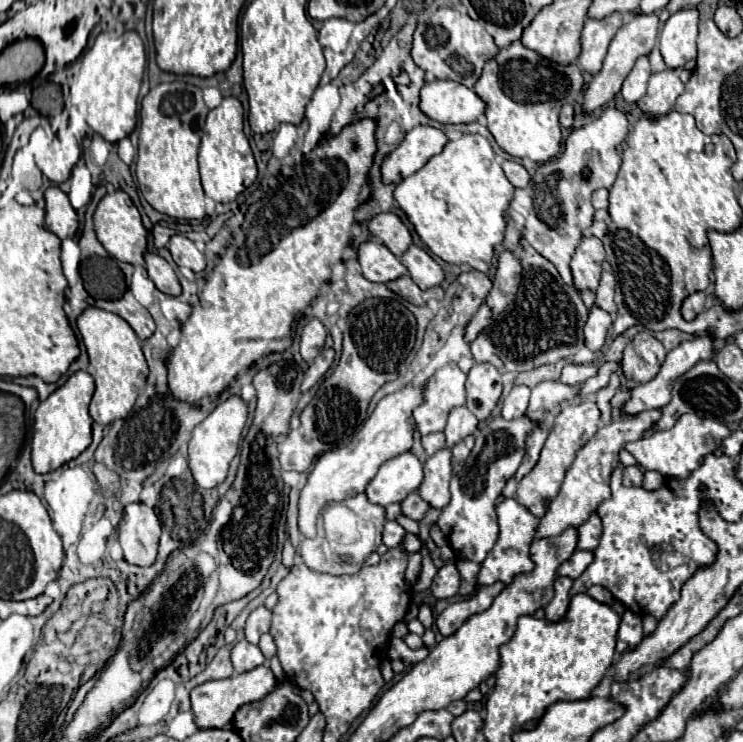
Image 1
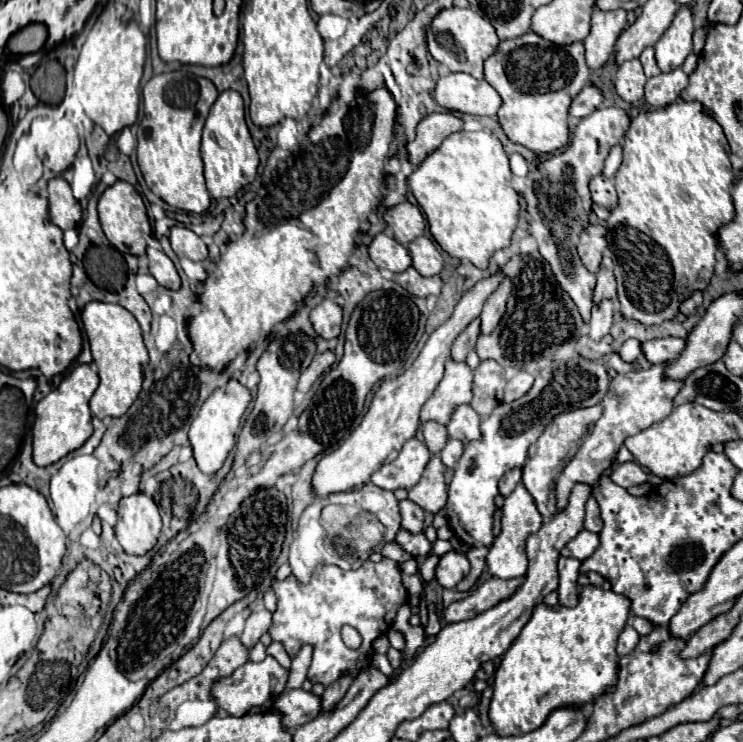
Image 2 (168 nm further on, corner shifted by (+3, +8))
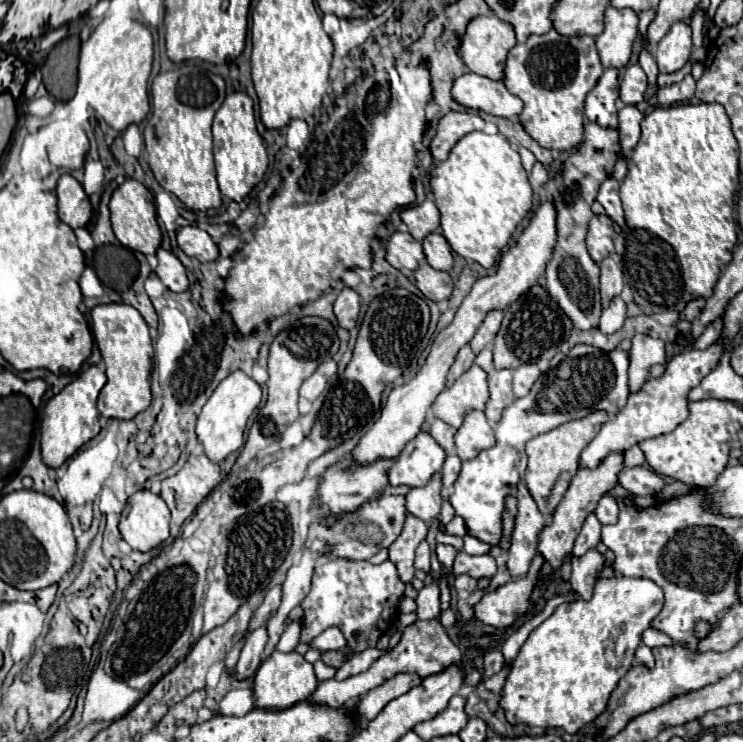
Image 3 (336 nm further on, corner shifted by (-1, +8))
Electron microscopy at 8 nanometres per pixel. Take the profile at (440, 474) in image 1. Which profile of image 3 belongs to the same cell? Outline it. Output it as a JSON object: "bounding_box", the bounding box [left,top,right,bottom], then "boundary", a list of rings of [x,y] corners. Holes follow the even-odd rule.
{"bounding_box":[406,474,442,522],"boundary":[[[436,474],[426,486],[422,488],[412,488],[406,494],[406,510],[428,522],[432,518],[438,518],[440,514],[440,504],[442,504],[442,496],[440,496],[440,488],[442,488],[442,480],[440,474]]]}

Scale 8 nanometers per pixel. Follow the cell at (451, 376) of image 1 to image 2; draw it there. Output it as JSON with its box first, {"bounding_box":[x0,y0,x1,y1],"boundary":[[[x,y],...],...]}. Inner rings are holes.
{"bounding_box":[420,360,472,424],"boundary":[[[448,360],[444,378],[440,380],[434,394],[426,400],[420,412],[420,422],[426,424],[434,420],[438,424],[448,424],[452,412],[460,404],[468,404],[472,400],[472,370],[466,362]]]}

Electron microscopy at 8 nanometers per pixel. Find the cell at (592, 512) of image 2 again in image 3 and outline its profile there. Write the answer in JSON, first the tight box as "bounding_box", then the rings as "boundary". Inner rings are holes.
{"bounding_box":[596,494,620,524],"boundary":[[[606,494],[600,498],[598,508],[596,508],[596,516],[598,516],[600,524],[614,524],[618,520],[618,512],[620,512],[620,506],[618,506],[616,496]]]}

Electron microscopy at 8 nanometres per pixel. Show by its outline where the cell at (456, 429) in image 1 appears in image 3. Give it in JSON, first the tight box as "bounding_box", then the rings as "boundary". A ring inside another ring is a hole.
{"bounding_box":[456,410,496,460],"boundary":[[[472,410],[456,432],[456,456],[460,460],[472,460],[478,452],[492,448],[492,444],[496,444],[494,430],[484,412]]]}

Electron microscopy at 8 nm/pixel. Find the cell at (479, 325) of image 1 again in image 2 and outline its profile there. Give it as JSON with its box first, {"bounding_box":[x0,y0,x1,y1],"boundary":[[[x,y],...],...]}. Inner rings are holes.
{"bounding_box":[452,318,480,360],"boundary":[[[480,318],[472,320],[472,324],[468,324],[468,328],[454,340],[454,344],[452,344],[452,358],[454,360],[464,360],[466,354],[474,348],[478,334],[480,334]]]}

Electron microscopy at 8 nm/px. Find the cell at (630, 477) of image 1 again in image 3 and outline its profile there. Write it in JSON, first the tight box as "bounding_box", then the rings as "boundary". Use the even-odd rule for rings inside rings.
{"bounding_box":[618,466,666,496],"boundary":[[[636,466],[636,468],[624,468],[618,474],[618,484],[634,496],[658,496],[666,482],[652,468]]]}

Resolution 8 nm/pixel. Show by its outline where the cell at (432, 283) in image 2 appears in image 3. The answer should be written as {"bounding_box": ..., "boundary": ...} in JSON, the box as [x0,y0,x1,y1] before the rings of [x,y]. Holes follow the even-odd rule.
{"bounding_box":[412,264,454,302],"boundary":[[[422,264],[412,272],[412,282],[420,288],[420,292],[432,302],[442,302],[452,296],[454,280],[448,272],[434,270],[430,264]]]}

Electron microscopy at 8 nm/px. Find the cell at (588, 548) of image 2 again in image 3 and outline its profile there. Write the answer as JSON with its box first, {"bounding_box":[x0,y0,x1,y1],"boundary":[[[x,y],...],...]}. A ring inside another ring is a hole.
{"bounding_box":[572,514,602,556],"boundary":[[[590,514],[586,518],[578,538],[576,538],[572,554],[574,556],[584,556],[590,548],[596,548],[596,544],[600,542],[600,528],[602,528],[602,524],[596,520],[596,514]]]}

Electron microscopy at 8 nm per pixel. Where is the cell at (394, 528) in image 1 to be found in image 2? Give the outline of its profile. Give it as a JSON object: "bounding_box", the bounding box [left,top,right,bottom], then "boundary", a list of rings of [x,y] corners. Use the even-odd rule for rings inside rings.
{"bounding_box":[394,528,432,556],"boundary":[[[400,528],[400,532],[396,534],[396,540],[394,540],[396,544],[400,544],[408,554],[412,554],[412,556],[426,556],[428,552],[430,552],[430,548],[432,548],[432,544],[426,540],[426,536],[420,532],[420,534],[416,534],[416,536],[412,536],[410,532],[404,532],[404,528]]]}

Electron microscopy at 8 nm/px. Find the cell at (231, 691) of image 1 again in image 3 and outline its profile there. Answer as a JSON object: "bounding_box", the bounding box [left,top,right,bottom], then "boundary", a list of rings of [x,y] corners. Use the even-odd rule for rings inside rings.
{"bounding_box":[254,652,318,708],"boundary":[[[274,652],[268,660],[262,662],[262,666],[256,672],[256,680],[254,680],[254,696],[256,696],[256,704],[260,708],[290,708],[296,702],[308,700],[312,696],[312,692],[316,690],[318,680],[314,674],[314,664],[308,662],[302,654],[298,652]]]}

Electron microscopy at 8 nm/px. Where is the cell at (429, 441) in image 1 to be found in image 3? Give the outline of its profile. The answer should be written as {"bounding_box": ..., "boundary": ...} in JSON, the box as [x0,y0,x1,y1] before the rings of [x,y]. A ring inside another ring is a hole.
{"bounding_box":[430,420,456,454],"boundary":[[[434,420],[432,426],[430,426],[430,434],[446,450],[446,454],[454,454],[454,434],[456,434],[456,428],[452,428],[450,424],[446,424],[442,420]]]}

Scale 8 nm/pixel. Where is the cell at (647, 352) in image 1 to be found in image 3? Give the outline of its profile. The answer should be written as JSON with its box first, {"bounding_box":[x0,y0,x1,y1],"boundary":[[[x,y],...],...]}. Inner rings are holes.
{"bounding_box":[696,318,724,350],"boundary":[[[718,318],[718,320],[716,320],[716,322],[712,322],[712,324],[704,330],[704,334],[696,340],[696,348],[704,350],[704,348],[712,346],[714,342],[718,342],[718,340],[720,340],[722,332],[724,332],[724,320],[722,320],[722,318]]]}

